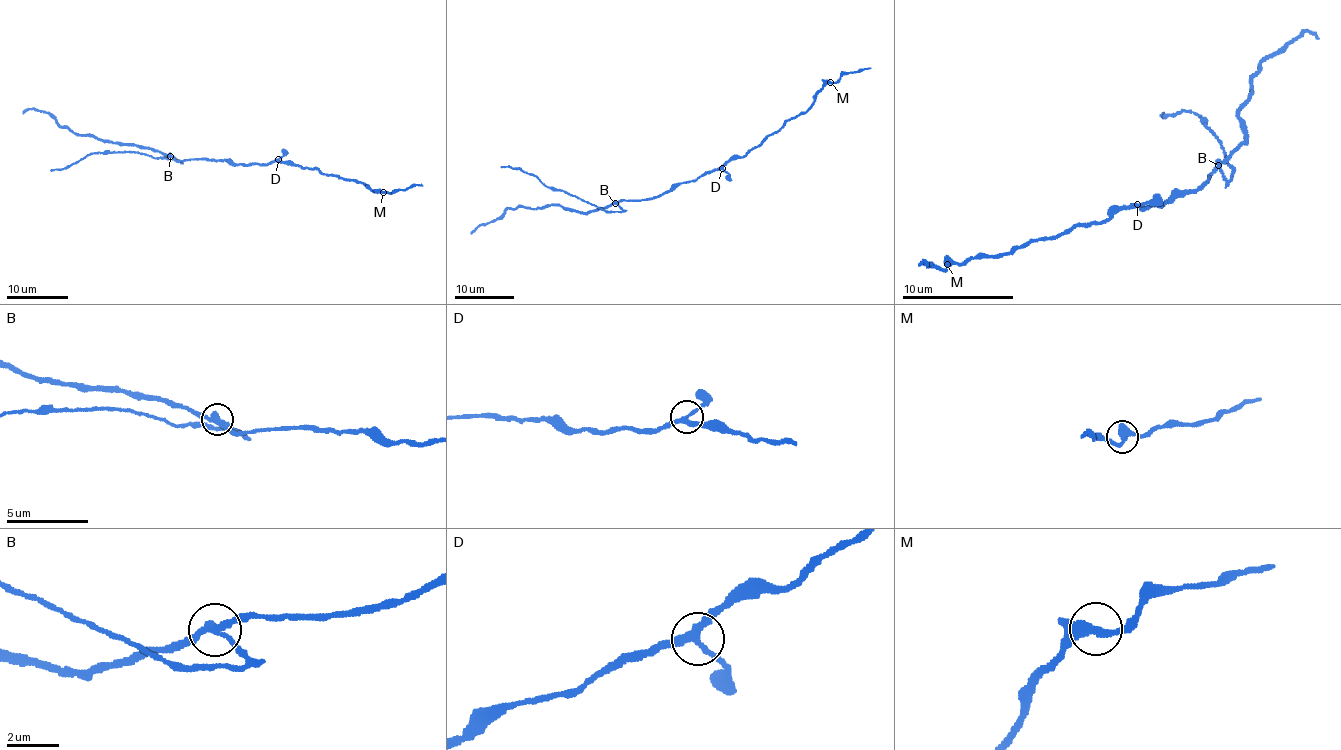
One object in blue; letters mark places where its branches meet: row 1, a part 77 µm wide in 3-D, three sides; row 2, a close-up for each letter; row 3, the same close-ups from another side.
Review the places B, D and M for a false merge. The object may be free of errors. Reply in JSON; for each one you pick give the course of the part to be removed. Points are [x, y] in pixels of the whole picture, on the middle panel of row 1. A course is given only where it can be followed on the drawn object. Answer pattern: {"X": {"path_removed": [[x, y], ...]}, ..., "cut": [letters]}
{"B": {"path_removed": [[615, 203], [622, 210], [603, 211], [562, 190], [552, 190], [536, 177], [519, 169], [501, 167]]}, "cut": ["B"]}

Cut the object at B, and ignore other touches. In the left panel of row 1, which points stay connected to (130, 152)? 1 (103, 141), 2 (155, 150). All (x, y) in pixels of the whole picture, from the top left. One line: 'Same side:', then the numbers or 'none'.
Same side: none

